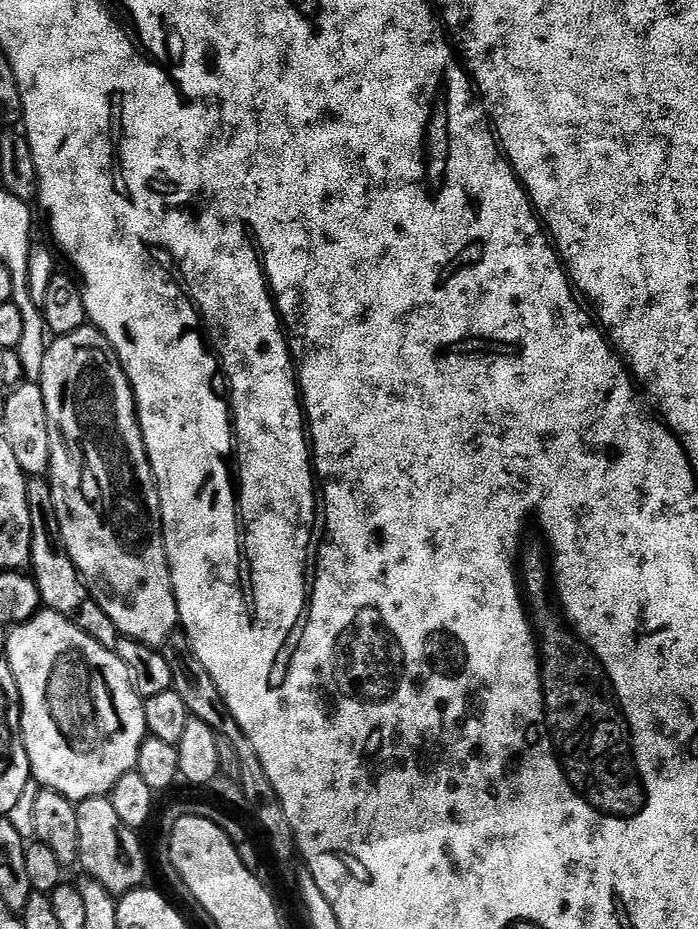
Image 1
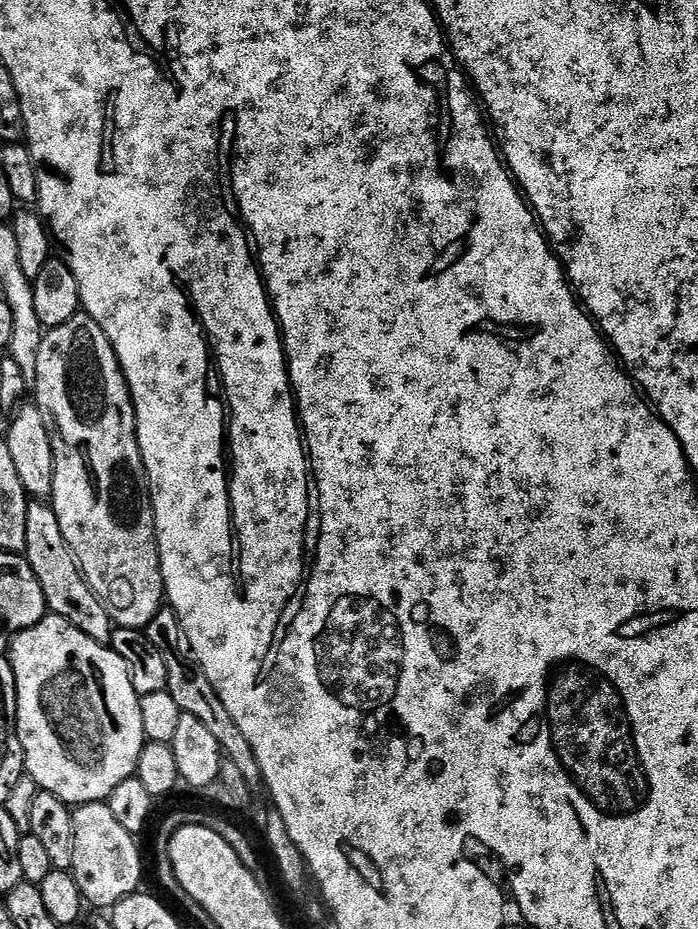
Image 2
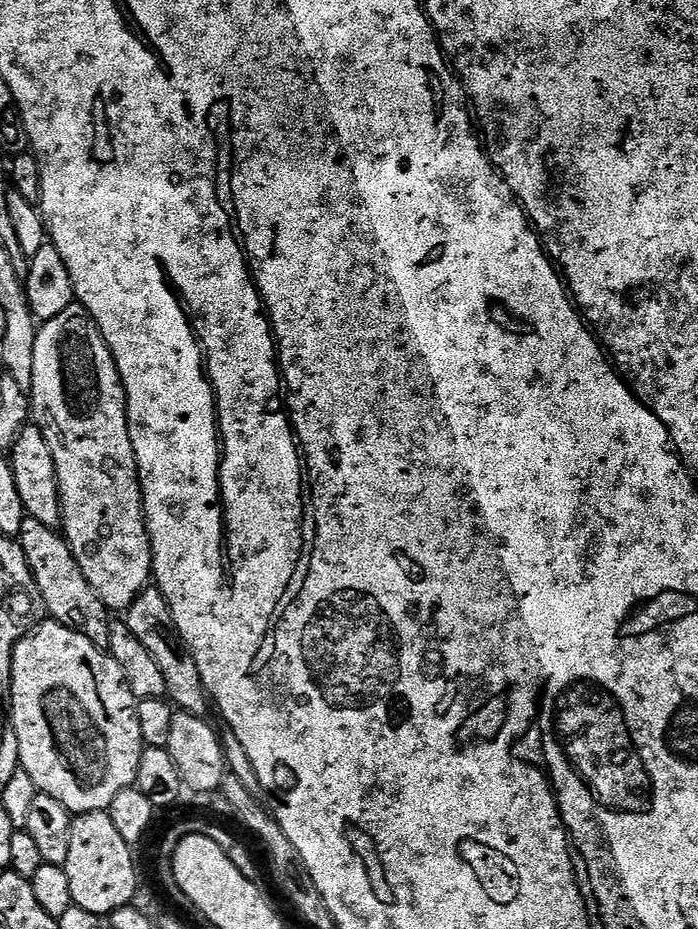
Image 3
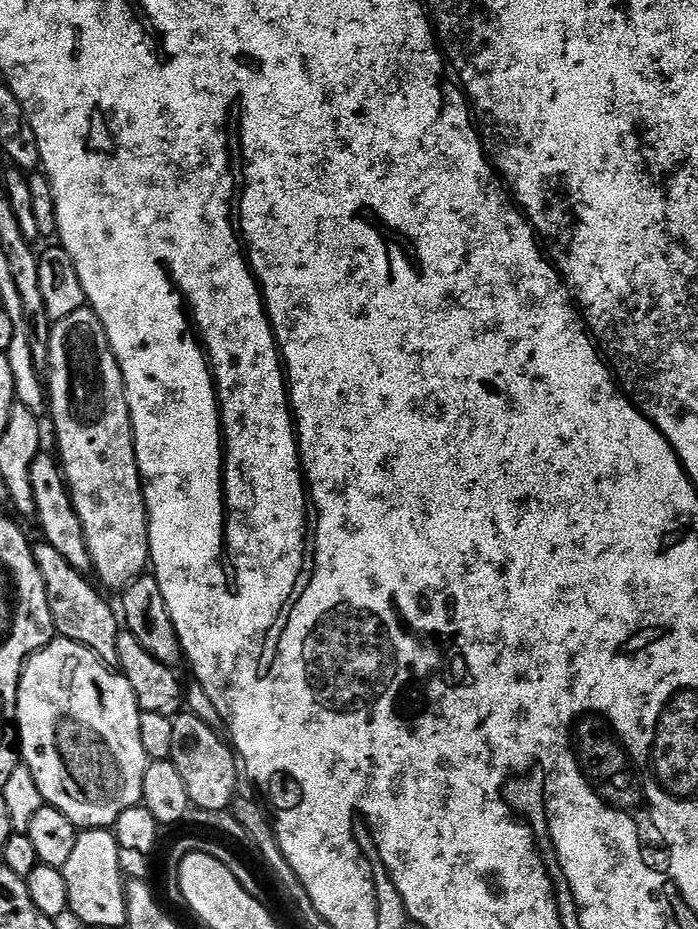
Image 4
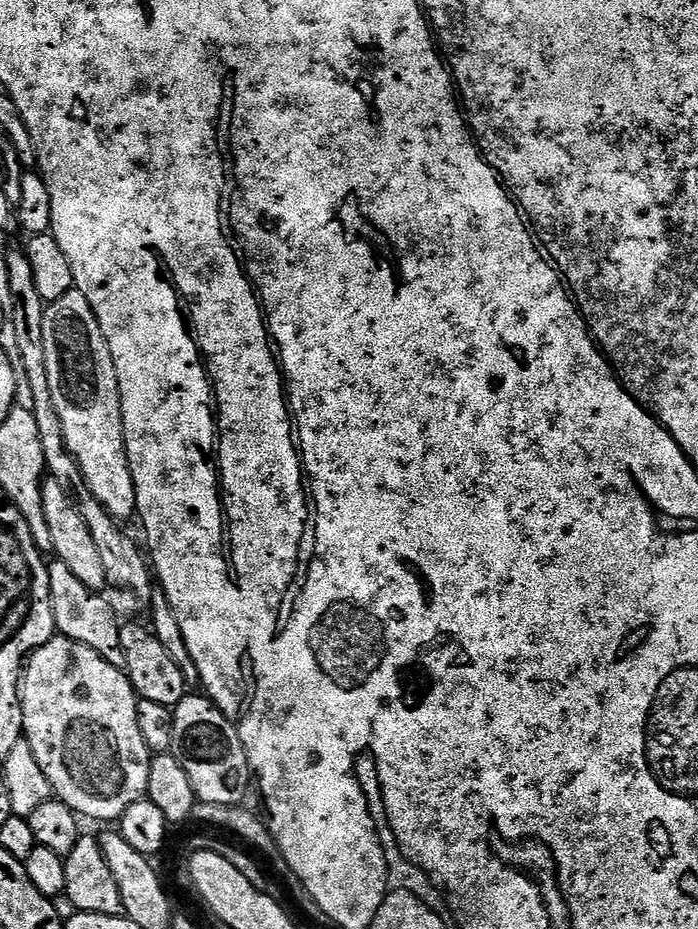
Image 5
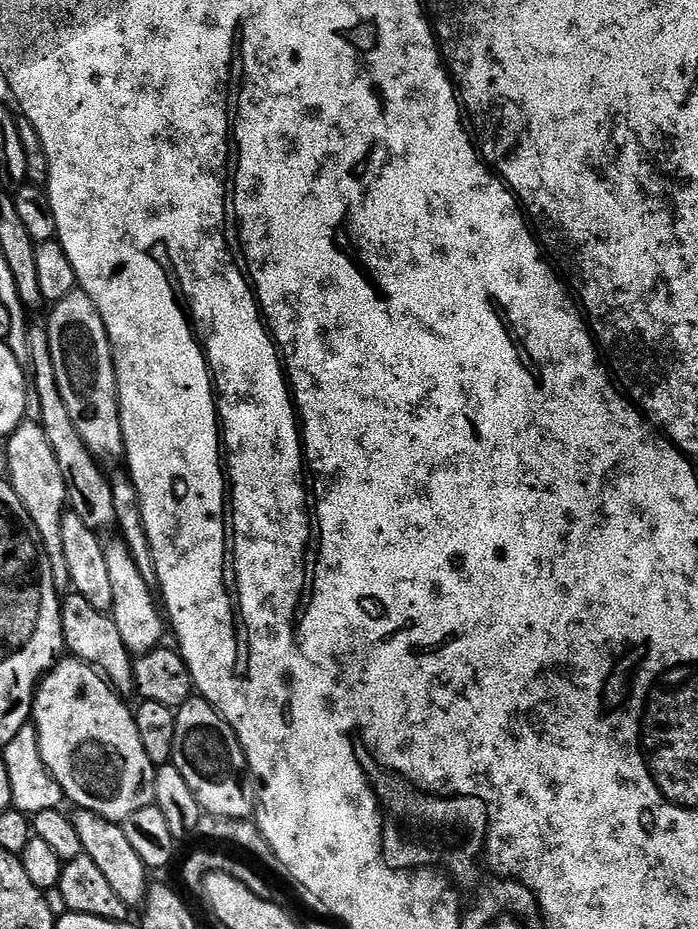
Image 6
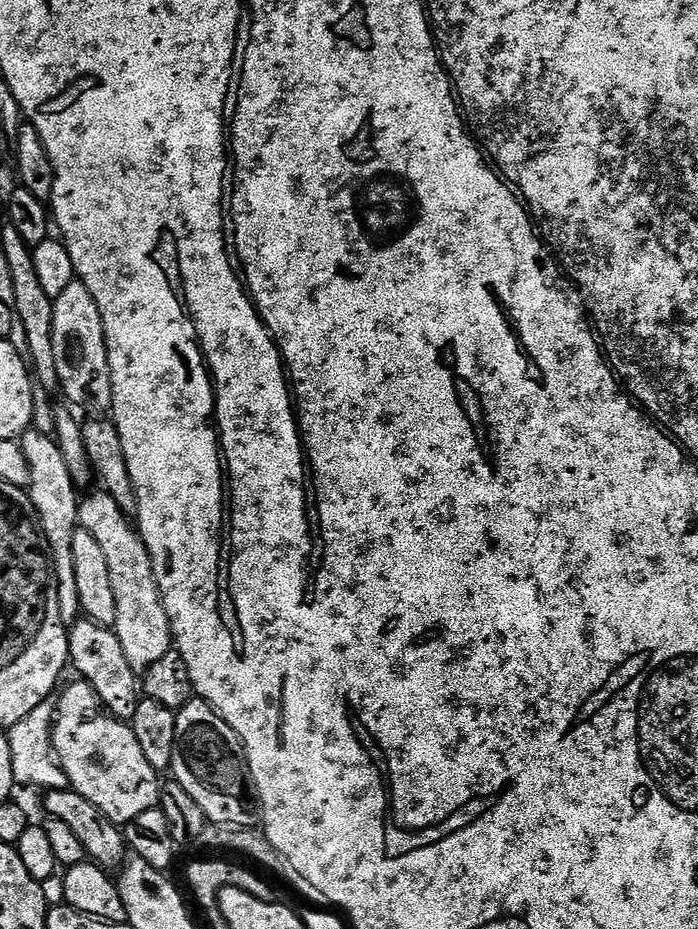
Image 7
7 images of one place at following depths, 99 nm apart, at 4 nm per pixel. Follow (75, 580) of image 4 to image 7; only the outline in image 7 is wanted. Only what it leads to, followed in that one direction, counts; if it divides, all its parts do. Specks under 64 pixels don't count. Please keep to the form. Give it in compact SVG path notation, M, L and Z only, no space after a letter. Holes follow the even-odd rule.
M81 618L68 628L68 658L71 667L76 667L76 676L98 694L105 713L117 720L131 722L134 710L138 710L142 699L141 677L130 666L111 627L99 624L87 618Z

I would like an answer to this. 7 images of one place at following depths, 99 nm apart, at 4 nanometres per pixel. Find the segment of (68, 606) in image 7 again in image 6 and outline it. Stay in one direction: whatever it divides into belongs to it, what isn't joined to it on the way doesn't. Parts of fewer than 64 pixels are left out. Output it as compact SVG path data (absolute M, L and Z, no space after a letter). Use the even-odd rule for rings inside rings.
M25 419L19 424L6 440L8 453L7 479L13 490L22 498L22 506L30 514L34 526L42 534L55 533L60 526L60 517L66 511L69 503L68 483L64 480L62 470L59 469L58 459L44 433L44 428L35 419Z

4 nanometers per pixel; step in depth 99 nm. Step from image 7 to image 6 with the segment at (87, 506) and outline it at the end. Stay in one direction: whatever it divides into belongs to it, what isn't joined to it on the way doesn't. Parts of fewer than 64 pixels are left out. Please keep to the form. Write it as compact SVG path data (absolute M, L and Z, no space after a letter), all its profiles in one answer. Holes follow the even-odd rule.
M120 538L107 541L104 544L106 554L106 570L110 574L110 586L114 590L114 602L110 613L112 621L118 626L118 634L122 634L122 642L126 642L129 652L143 654L151 652L161 643L166 632L166 620L162 615L161 605L158 603L154 591L142 578L141 571L135 565L134 558L127 545Z

